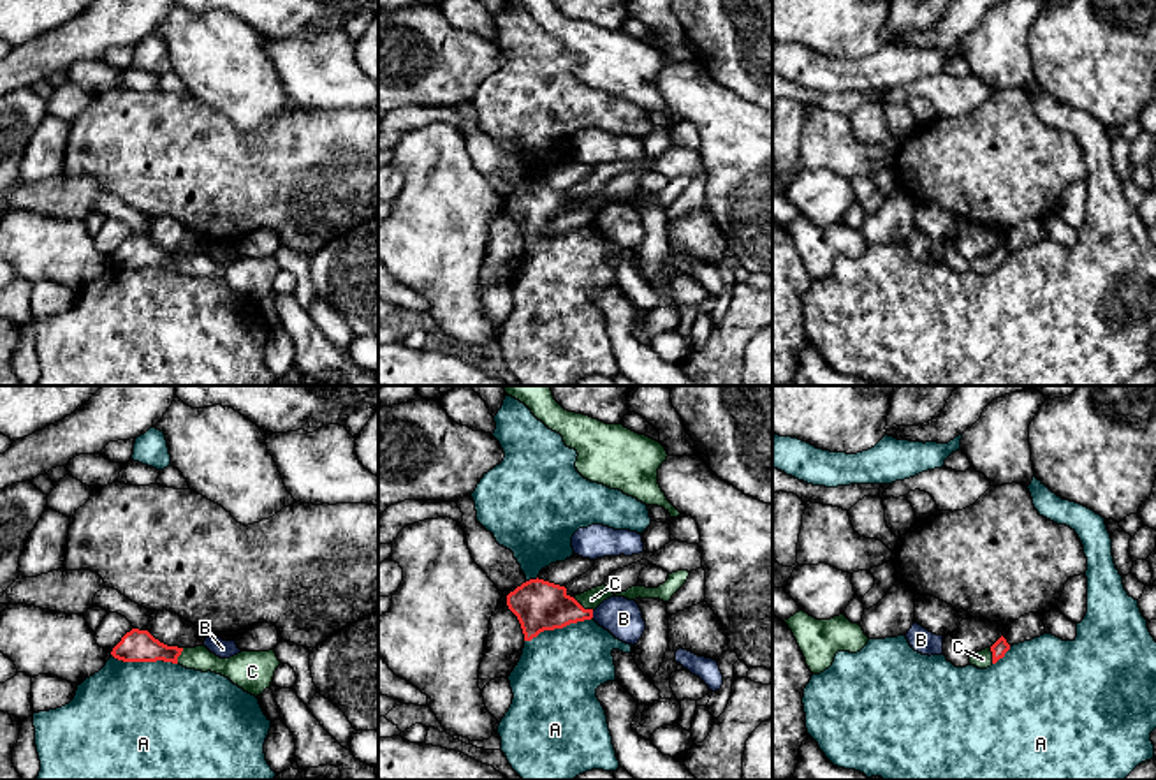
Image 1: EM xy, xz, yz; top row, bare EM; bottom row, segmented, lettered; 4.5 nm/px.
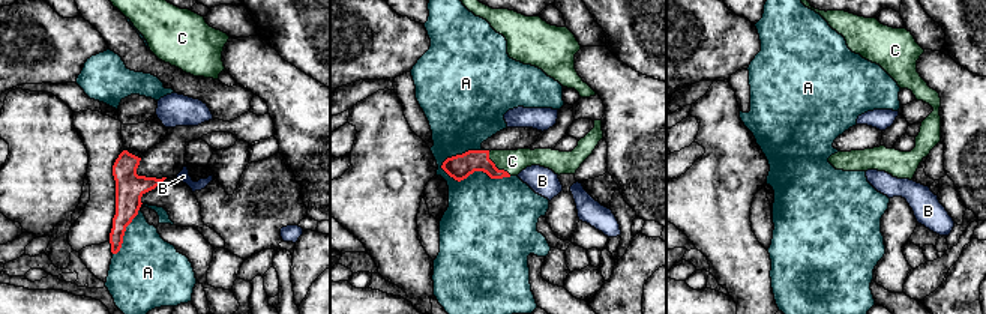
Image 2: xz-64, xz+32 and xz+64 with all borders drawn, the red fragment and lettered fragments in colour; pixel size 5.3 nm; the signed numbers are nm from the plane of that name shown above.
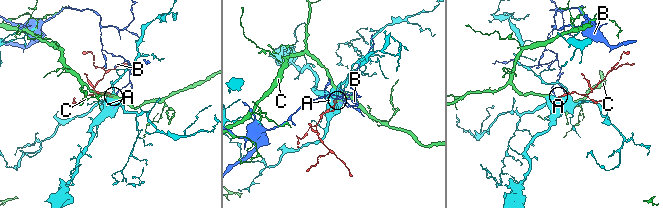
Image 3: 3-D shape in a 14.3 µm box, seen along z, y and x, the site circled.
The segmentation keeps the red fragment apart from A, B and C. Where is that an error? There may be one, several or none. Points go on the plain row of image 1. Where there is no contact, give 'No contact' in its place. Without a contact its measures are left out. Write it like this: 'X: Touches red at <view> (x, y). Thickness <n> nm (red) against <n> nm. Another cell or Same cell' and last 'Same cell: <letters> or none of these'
A: Touches red at xz (558, 233). Thickness 220 nm (red) against 380 nm. Another cell
B: Touches red at xz (592, 220). Thickness 220 nm (red) against 180 nm. Another cell
C: Touches red at xz (581, 212). Thickness 220 nm (red) against 90 nm. Same cell
Same cell: C

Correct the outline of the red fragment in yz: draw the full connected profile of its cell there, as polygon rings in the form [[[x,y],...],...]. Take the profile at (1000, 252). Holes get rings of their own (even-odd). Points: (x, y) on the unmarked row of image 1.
[[[1001,241],[991,254],[985,254],[971,261],[969,269],[978,275],[987,275],[992,269],[996,269],[999,264],[1003,264],[1008,255],[1010,255],[1010,250]]]

